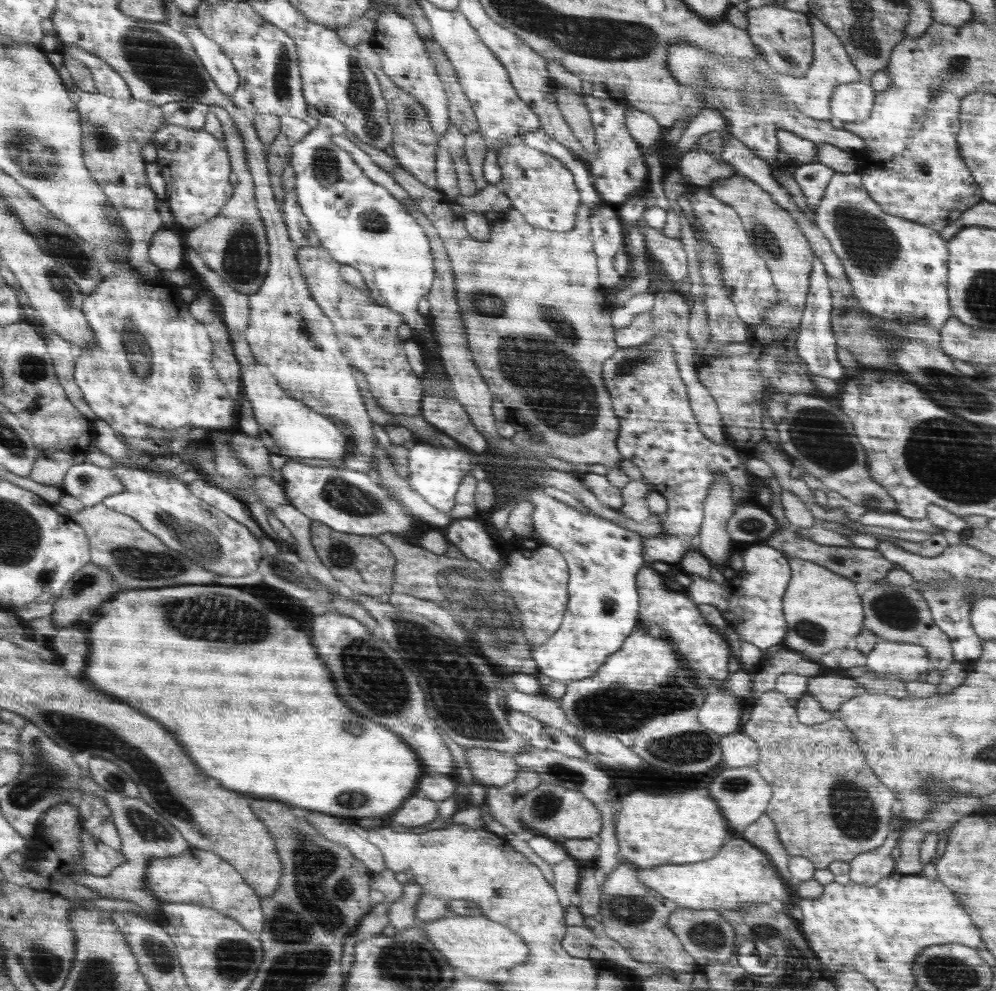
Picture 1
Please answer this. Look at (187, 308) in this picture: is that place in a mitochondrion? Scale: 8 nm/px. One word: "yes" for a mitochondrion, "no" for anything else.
no

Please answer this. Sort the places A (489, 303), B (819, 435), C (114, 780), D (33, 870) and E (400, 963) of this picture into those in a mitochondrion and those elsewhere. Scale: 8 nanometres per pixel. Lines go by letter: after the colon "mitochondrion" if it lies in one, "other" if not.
A: mitochondrion
B: mitochondrion
C: mitochondrion
D: other
E: mitochondrion

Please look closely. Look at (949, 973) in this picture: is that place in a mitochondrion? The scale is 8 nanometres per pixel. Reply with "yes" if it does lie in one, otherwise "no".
yes

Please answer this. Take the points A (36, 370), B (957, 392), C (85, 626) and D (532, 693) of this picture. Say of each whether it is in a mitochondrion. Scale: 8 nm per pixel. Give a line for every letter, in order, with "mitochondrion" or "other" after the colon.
A: mitochondrion
B: mitochondrion
C: other
D: other

